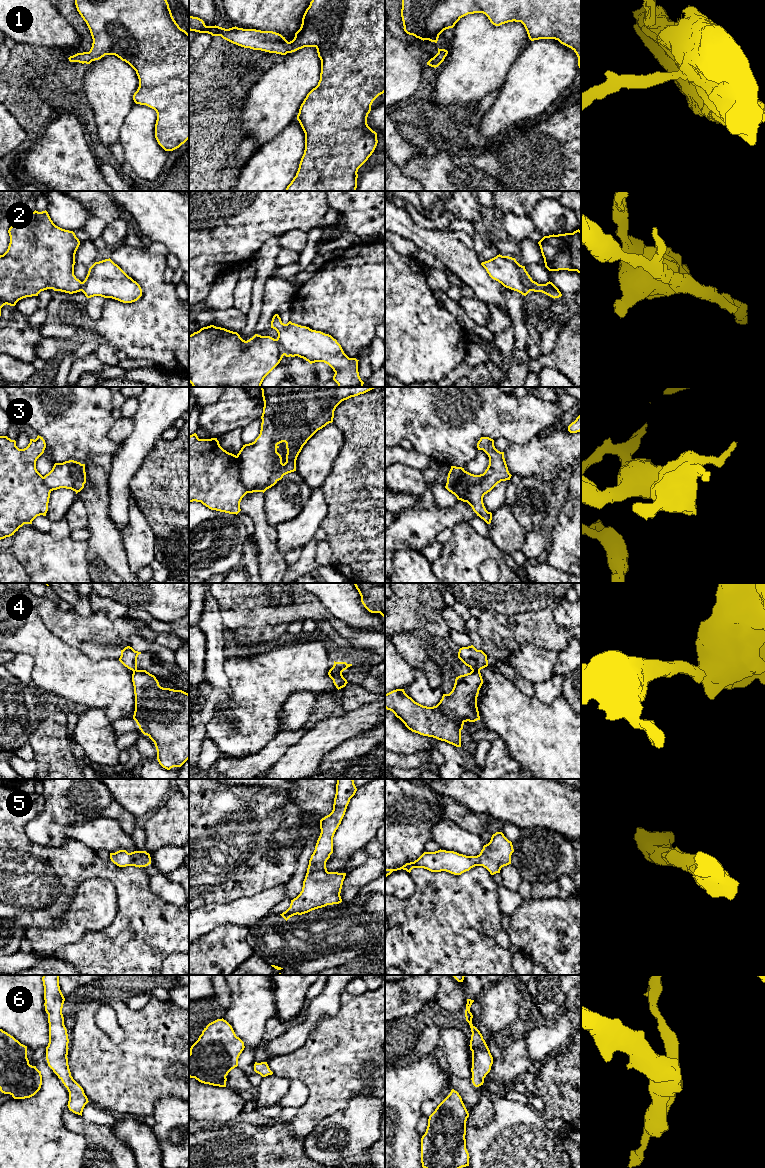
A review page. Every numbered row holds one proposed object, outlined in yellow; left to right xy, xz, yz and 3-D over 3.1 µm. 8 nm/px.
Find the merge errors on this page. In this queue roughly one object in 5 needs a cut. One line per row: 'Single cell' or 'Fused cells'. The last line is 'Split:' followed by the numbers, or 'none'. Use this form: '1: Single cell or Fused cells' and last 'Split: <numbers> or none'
1: Single cell
2: Fused cells
3: Fused cells
4: Fused cells
5: Single cell
6: Single cell
Split: 2, 3, 4

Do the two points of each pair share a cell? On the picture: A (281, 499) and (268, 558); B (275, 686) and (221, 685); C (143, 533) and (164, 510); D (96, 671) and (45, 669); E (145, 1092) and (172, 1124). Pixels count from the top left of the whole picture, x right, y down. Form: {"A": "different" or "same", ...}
{"A": "different", "B": "different", "C": "different", "D": "same", "E": "different"}

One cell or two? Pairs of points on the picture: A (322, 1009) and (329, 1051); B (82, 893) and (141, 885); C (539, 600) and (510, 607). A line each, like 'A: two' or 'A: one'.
A: two
B: two
C: one

